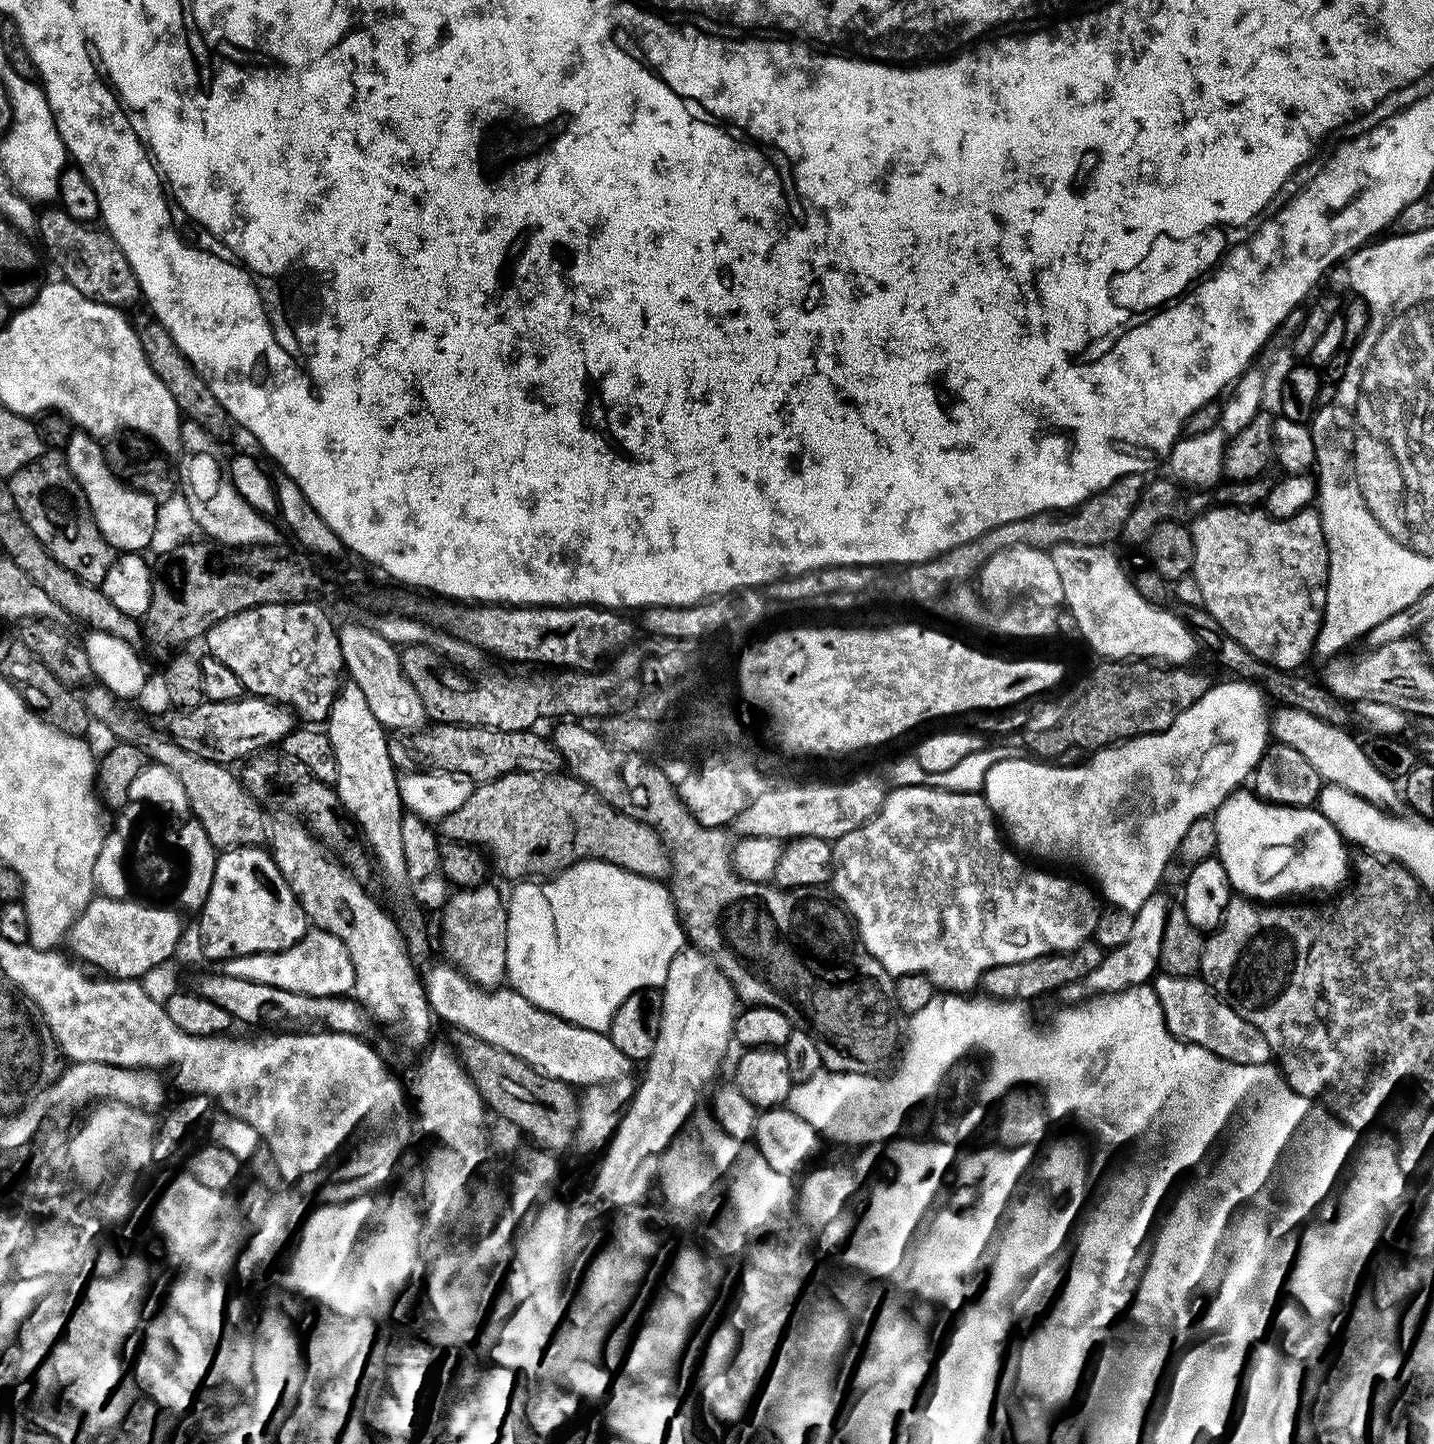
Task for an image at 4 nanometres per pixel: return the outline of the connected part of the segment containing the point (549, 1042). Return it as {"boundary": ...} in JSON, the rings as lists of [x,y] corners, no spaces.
{"boundary":[[[434,964],[422,972],[428,1004],[437,1019],[442,1018],[450,1026],[509,1050],[544,1075],[569,1086],[606,1084],[633,1071],[633,1061],[614,1046],[607,1033],[580,1027],[544,1011],[511,988],[481,988],[453,965],[444,964]]]}

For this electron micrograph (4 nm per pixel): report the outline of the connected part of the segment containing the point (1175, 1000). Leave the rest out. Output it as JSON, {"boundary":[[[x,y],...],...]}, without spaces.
{"boundary":[[[1160,974],[1155,977],[1155,984],[1154,995],[1160,1003],[1164,1024],[1172,1036],[1177,1036],[1188,1044],[1202,1046],[1218,1054],[1223,1060],[1235,1064],[1258,1066],[1273,1059],[1270,1042],[1266,1042],[1266,1034],[1262,1034],[1258,1026],[1246,1022],[1246,1018],[1242,1018],[1240,1012],[1235,1012],[1227,999],[1213,992],[1203,979]]]}

